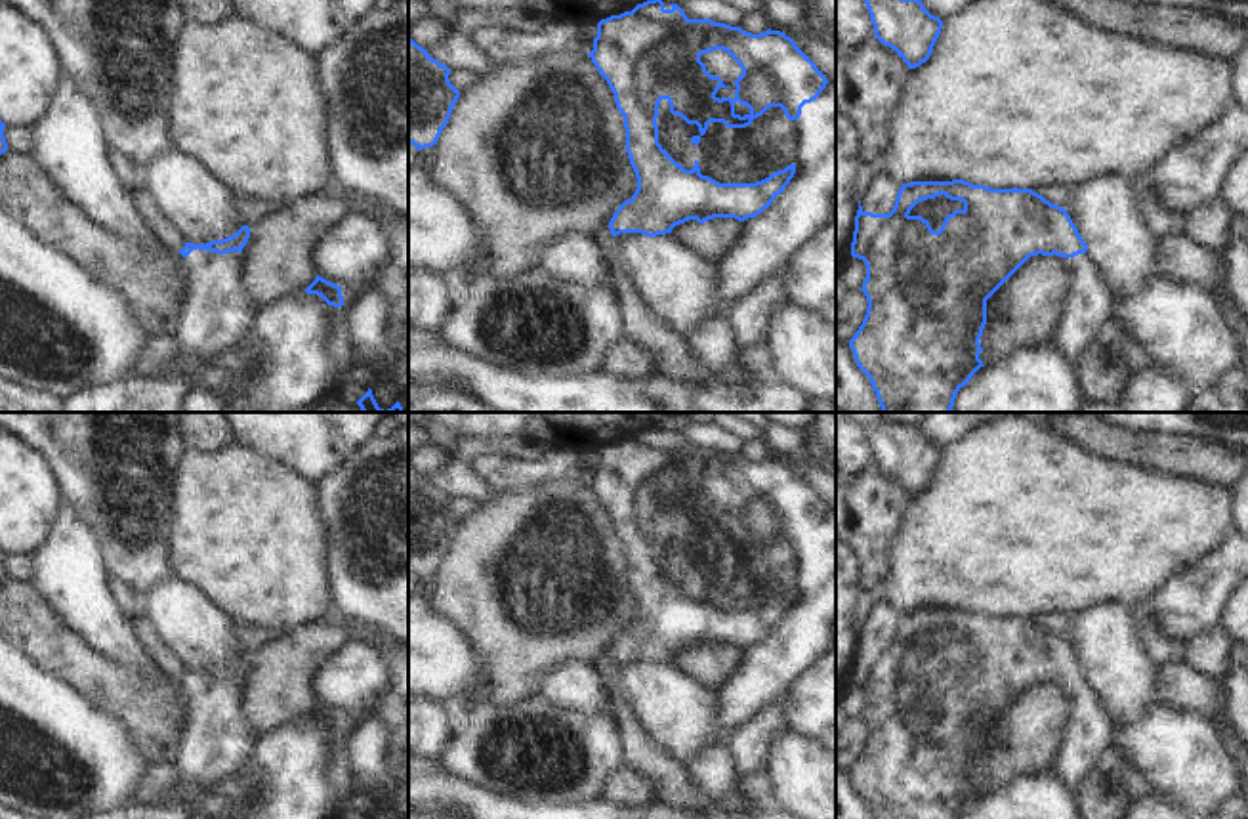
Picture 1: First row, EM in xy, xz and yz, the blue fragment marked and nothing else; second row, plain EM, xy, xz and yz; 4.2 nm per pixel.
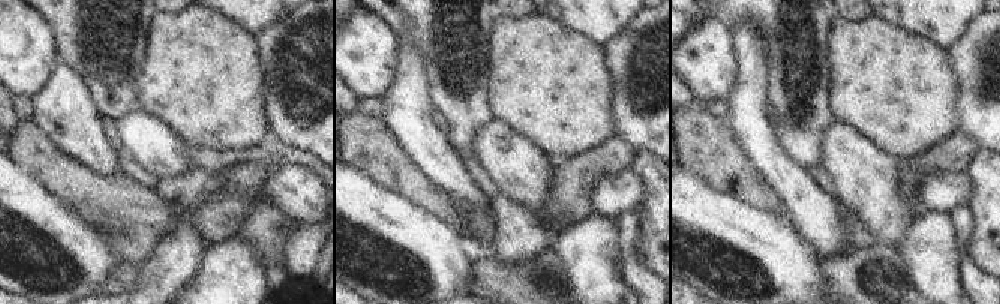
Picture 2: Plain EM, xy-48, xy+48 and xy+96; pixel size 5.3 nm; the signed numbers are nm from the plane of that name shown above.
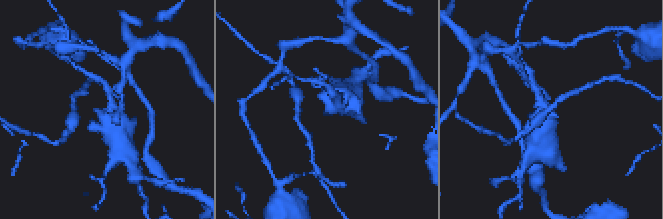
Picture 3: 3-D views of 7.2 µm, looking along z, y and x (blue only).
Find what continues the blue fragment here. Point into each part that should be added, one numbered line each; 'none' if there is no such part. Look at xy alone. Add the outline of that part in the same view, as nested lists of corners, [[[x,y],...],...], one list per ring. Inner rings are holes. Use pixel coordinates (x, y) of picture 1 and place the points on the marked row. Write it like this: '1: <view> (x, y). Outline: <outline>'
1: xy (216, 312). Outline: [[[193,250],[187,258],[187,292],[172,330],[177,346],[177,363],[160,376],[124,376],[107,384],[94,384],[63,399],[63,412],[181,412],[183,393],[195,386],[195,370],[229,349],[250,328],[254,307],[240,283],[240,252],[216,254]]]

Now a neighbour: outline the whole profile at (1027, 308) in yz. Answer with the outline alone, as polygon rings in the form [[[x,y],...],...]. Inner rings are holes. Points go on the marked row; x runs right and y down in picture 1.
[[[1030,256],[988,300],[979,340],[985,367],[1053,334],[1065,313],[1072,273],[1061,256]]]

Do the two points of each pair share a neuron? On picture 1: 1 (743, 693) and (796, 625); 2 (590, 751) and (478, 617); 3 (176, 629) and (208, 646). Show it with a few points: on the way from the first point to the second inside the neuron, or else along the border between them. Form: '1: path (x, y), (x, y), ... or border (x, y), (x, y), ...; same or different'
1: path (760, 676), (794, 642); same
2: border (537, 693), (504, 705), (493, 705); different
3: path (184, 629), (191, 629), (201, 638); same

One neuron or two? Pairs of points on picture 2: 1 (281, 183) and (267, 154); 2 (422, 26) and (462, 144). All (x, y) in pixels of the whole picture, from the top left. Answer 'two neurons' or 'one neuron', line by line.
1: two neurons
2: one neuron

